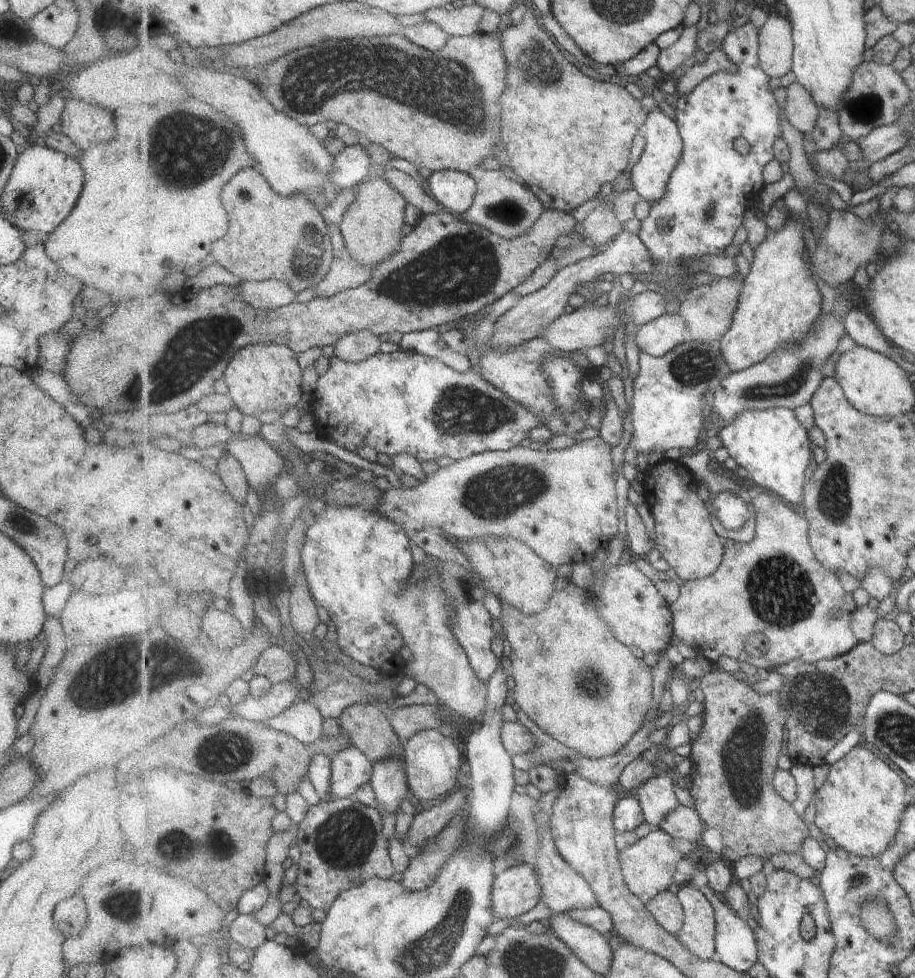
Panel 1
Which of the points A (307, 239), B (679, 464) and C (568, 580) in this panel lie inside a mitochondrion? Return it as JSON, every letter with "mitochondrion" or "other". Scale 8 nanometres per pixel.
{"A":"mitochondrion","B":"other","C":"other"}

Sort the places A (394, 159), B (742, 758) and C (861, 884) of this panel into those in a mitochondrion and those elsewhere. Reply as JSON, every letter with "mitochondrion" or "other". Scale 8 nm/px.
{"A":"other","B":"mitochondrion","C":"mitochondrion"}

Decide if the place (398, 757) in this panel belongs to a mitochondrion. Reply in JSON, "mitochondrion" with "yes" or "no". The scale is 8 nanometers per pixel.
{"mitochondrion":"no"}

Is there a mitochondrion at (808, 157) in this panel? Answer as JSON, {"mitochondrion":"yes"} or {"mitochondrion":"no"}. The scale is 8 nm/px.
{"mitochondrion":"no"}

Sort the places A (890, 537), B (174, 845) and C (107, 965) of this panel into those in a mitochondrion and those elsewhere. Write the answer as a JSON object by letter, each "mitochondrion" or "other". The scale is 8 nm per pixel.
{"A":"other","B":"mitochondrion","C":"other"}

